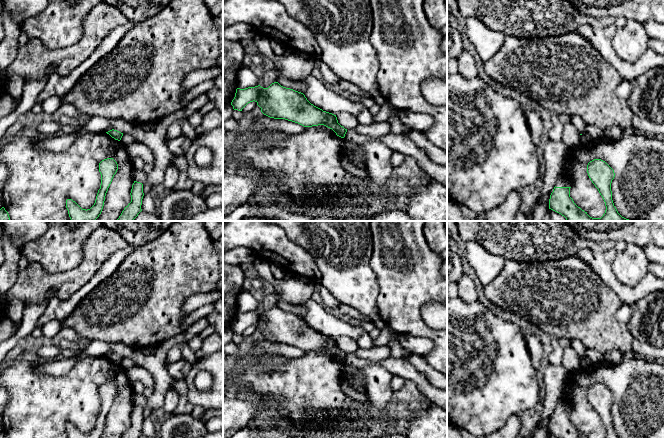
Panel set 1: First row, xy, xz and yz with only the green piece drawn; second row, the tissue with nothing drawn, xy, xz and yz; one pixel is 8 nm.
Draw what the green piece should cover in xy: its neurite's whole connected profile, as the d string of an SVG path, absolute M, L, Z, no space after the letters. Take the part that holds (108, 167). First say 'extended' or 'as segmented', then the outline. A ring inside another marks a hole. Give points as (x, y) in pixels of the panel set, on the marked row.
as segmented; M107 158L99 163L101 185L98 190L94 205L90 209L82 209L72 199L66 200L66 208L72 221L95 221L102 212L105 196L118 170L118 164L113 158Z

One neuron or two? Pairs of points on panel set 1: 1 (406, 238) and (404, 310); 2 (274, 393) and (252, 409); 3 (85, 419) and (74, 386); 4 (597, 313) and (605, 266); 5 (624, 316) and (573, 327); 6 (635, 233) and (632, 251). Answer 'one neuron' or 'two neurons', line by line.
1: one neuron
2: two neurons
3: one neuron
4: two neurons
5: two neurons
6: two neurons

